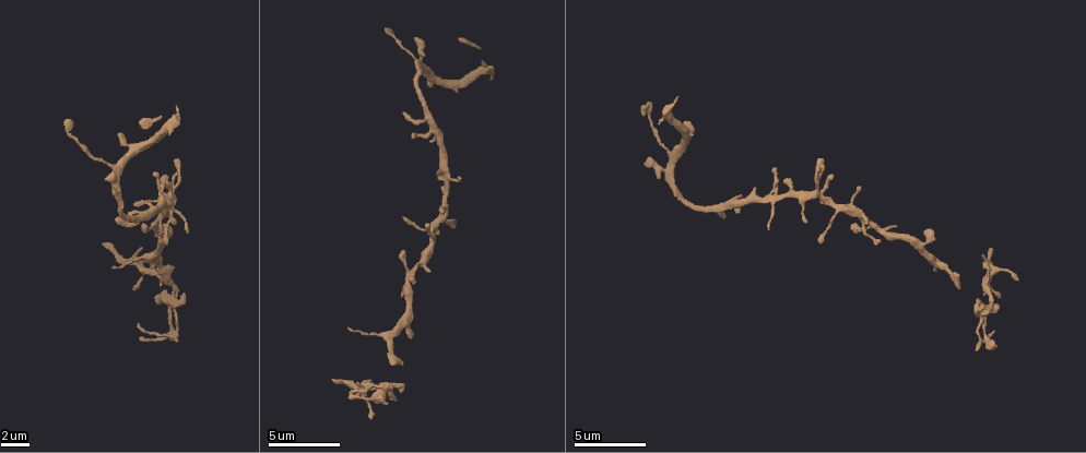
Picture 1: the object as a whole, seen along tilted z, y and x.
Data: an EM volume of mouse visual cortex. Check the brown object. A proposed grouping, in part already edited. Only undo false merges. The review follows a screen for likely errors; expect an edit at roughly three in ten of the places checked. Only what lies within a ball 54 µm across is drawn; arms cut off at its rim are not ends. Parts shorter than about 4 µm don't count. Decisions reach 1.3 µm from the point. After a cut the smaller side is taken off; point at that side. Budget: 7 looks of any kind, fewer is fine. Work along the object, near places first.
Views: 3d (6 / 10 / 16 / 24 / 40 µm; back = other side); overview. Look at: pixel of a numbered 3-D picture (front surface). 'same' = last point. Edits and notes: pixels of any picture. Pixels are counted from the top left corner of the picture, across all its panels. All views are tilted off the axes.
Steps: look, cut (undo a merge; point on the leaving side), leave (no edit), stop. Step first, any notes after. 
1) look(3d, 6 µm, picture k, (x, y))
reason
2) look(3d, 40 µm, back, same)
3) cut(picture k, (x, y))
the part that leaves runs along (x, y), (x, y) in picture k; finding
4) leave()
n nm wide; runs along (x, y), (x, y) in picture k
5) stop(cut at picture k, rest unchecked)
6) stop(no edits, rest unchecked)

look(3d, 10 µm, picture 1, (115, 163))
thin arm on a thick one

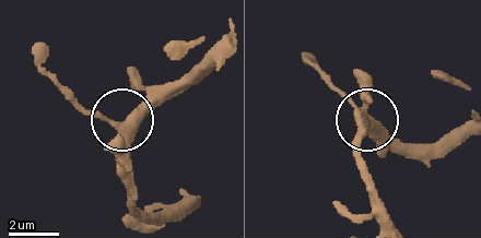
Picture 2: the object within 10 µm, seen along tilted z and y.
look(3d, 10 µm, back, picture 2, (127, 125))

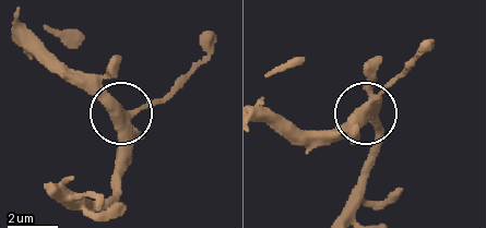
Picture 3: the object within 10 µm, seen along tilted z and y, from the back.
leave()
380 nm wide; runs along (340, 215), (372, 146), (376, 112), (368, 110), (404, 67) in picture 3; all the same neuron

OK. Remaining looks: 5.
look(3d, 10 µm, picture 1, (426, 106))
calibre changes

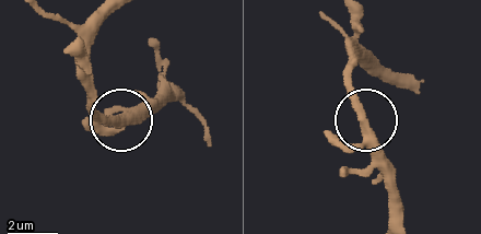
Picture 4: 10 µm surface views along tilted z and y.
leave()
runs along (394, 220), (394, 171), (345, 72) in picture 4; all the same neuron

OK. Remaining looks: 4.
look(3d, 10 µm, picture 1, (989, 313))
arms part here

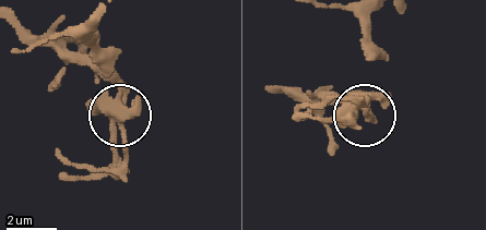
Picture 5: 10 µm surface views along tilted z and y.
cut(picture 5, (126, 83))
a second neuron is stuck on

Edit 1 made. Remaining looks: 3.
look(overview)
see it whole again

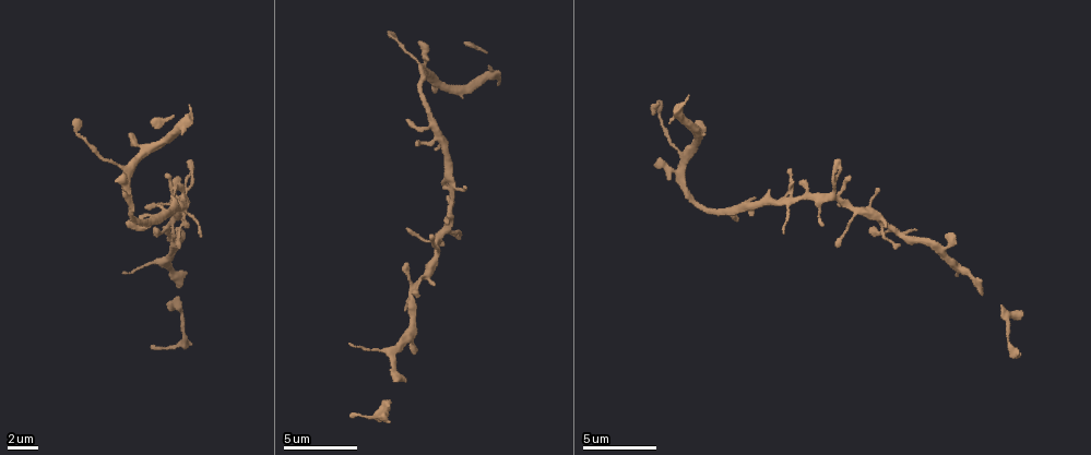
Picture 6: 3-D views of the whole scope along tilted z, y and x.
look(3d, 10 µm, picture 6, (396, 351))
three arms meet

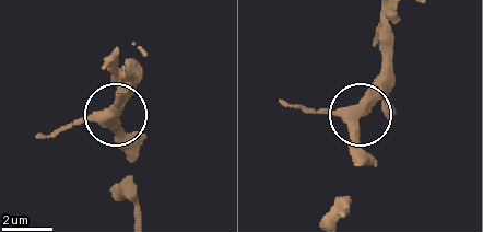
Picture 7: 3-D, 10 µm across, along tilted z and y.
look(3d, 6 µm, picture 7, (118, 114))

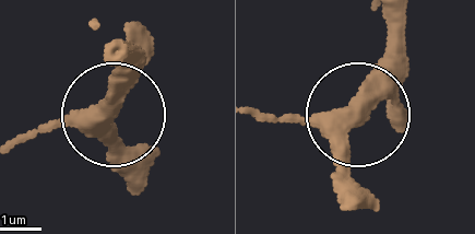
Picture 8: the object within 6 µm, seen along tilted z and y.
leave()
3 arms; runs along (393, 19), (384, 84), (354, 128), (336, 200) in picture 8; continuous, no second neuron

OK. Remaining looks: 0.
stop(cut at picture 5, rest unchecked)

